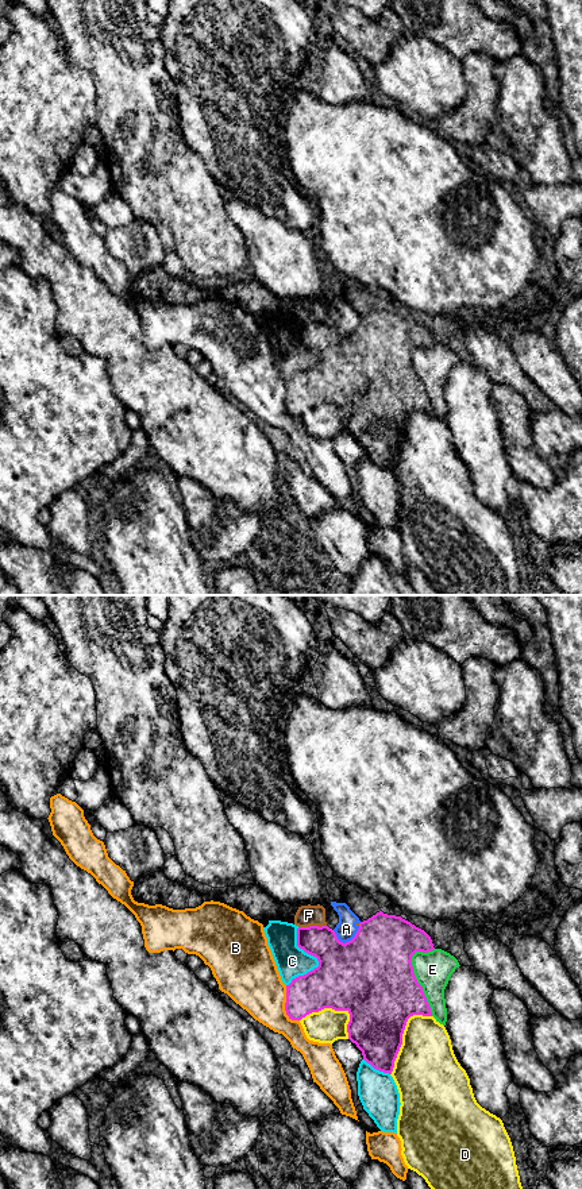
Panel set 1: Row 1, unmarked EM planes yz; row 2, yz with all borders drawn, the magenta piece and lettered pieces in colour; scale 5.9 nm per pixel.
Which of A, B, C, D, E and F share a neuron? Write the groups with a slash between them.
A F / B / C / D / E

